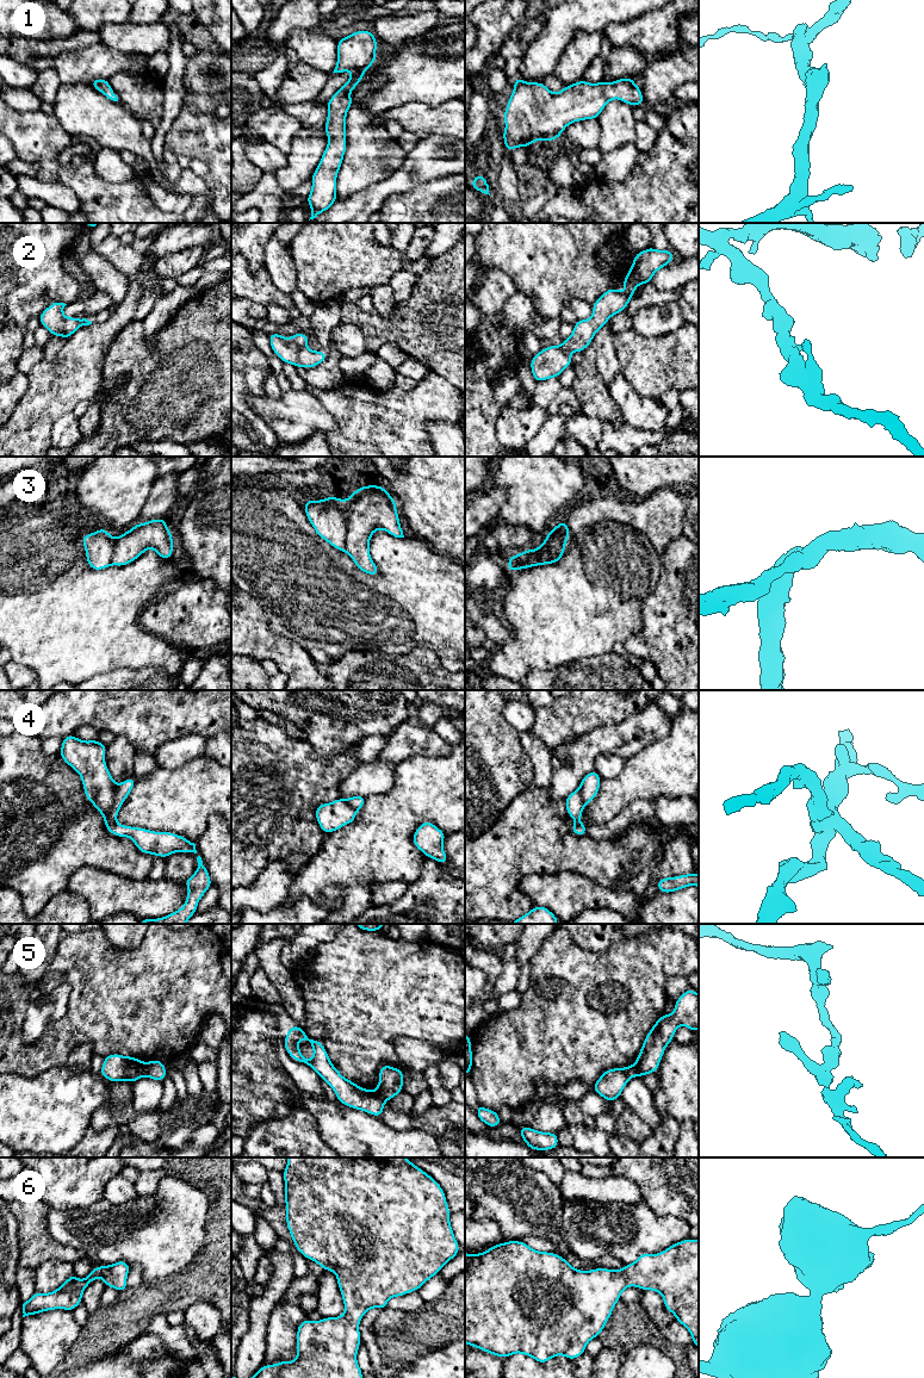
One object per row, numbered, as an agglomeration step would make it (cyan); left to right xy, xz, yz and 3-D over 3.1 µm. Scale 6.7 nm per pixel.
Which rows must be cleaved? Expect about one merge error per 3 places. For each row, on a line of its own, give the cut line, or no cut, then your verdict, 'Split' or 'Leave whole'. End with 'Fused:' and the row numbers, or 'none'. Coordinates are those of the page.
1: No split. Leave whole
2: No split. Leave whole
3: Split along yz (553, 529), (552, 544), (541, 562), (537, 564). Split
4: Split along xy (118, 786), (105, 826). Split
5: Split along xy (146, 1063), (142, 1074). Split
6: No split. Leave whole
Fused: 3, 4, 5

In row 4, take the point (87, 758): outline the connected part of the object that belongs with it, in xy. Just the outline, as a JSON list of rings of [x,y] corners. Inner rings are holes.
[[[74,734],[62,738],[62,747],[60,756],[62,759],[81,776],[85,796],[104,817],[105,827],[108,821],[108,814],[111,812],[114,796],[117,793],[117,784],[111,776],[107,765],[105,763],[106,745],[99,740],[80,740]]]

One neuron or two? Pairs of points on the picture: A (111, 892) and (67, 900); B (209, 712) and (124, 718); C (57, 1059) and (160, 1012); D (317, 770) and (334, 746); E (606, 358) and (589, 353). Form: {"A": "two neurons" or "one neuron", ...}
{"A": "two neurons", "B": "one neuron", "C": "one neuron", "D": "two neurons", "E": "two neurons"}

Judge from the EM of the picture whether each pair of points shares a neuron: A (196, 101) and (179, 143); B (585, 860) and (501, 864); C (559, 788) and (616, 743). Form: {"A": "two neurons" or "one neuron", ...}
{"A": "two neurons", "B": "one neuron", "C": "one neuron"}

